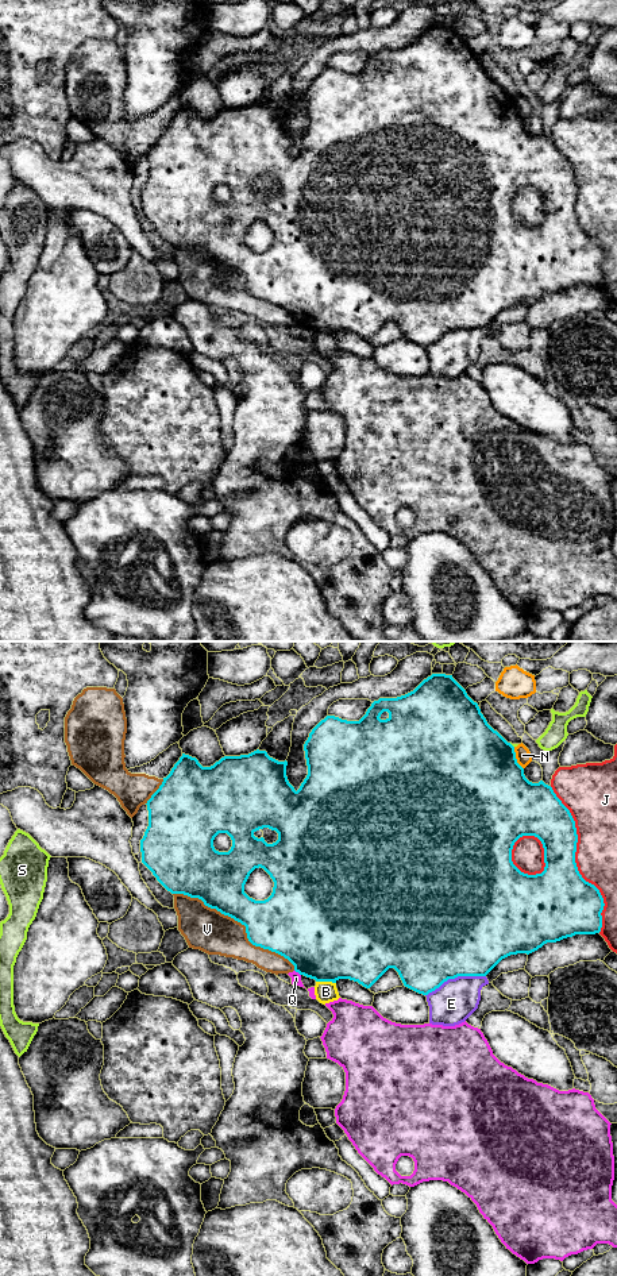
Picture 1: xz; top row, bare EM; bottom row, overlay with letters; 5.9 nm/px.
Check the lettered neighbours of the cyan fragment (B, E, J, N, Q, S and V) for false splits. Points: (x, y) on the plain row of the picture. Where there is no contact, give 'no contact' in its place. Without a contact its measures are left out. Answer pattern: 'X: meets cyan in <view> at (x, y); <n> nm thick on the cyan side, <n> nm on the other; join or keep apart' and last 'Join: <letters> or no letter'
B: meets cyan in xz at (326, 332); 500 nm thick on the cyan side, 130 nm on the other; keep apart
E: meets cyan in xz at (455, 328); 500 nm thick on the cyan side, 240 nm on the other; keep apart
J: meets cyan in xz at (574, 212); 380 nm thick on the cyan side, 240 nm on the other; keep apart
N: meets cyan in xz at (515, 110); 500 nm thick on the cyan side, 90 nm on the other; keep apart
Q: meets cyan in xz at (297, 323); 480 nm thick on the cyan side, 60 nm on the other; keep apart
S: meets cyan in xz at (512, 97); 480 nm thick on the cyan side, 20 nm on the other; keep apart
V: meets cyan in xz at (240, 274); 340 nm thick on the cyan side, 260 nm on the other; keep apart
Join: no letter

